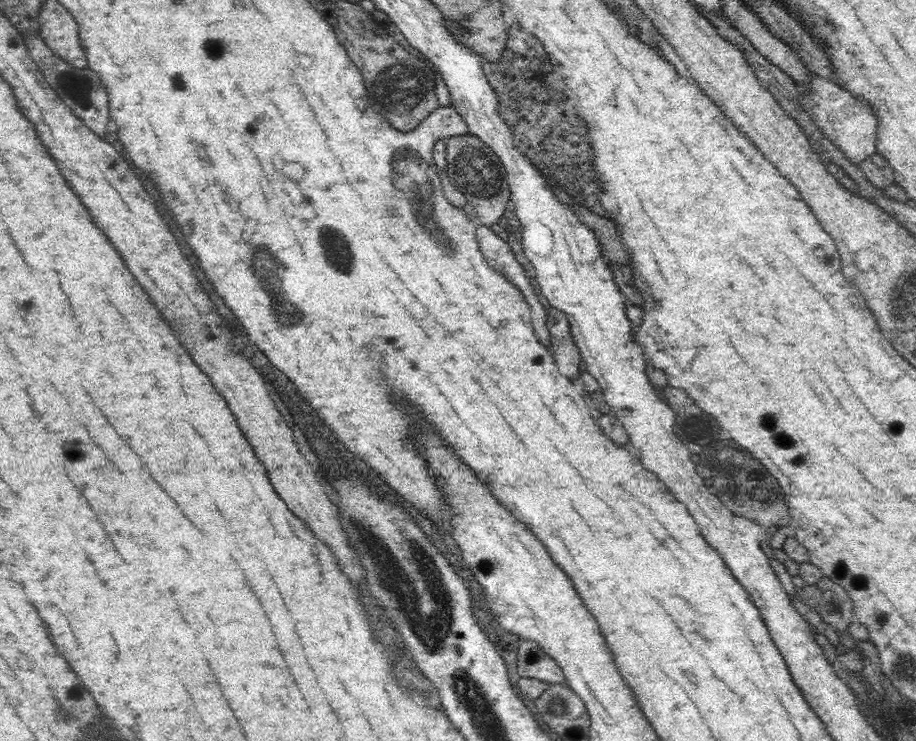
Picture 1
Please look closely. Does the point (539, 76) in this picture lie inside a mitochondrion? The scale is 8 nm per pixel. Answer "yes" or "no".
no

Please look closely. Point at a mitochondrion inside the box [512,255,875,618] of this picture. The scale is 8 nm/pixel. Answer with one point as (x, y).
(759, 488)

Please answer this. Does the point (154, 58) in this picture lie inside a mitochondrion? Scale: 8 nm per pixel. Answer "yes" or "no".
yes

